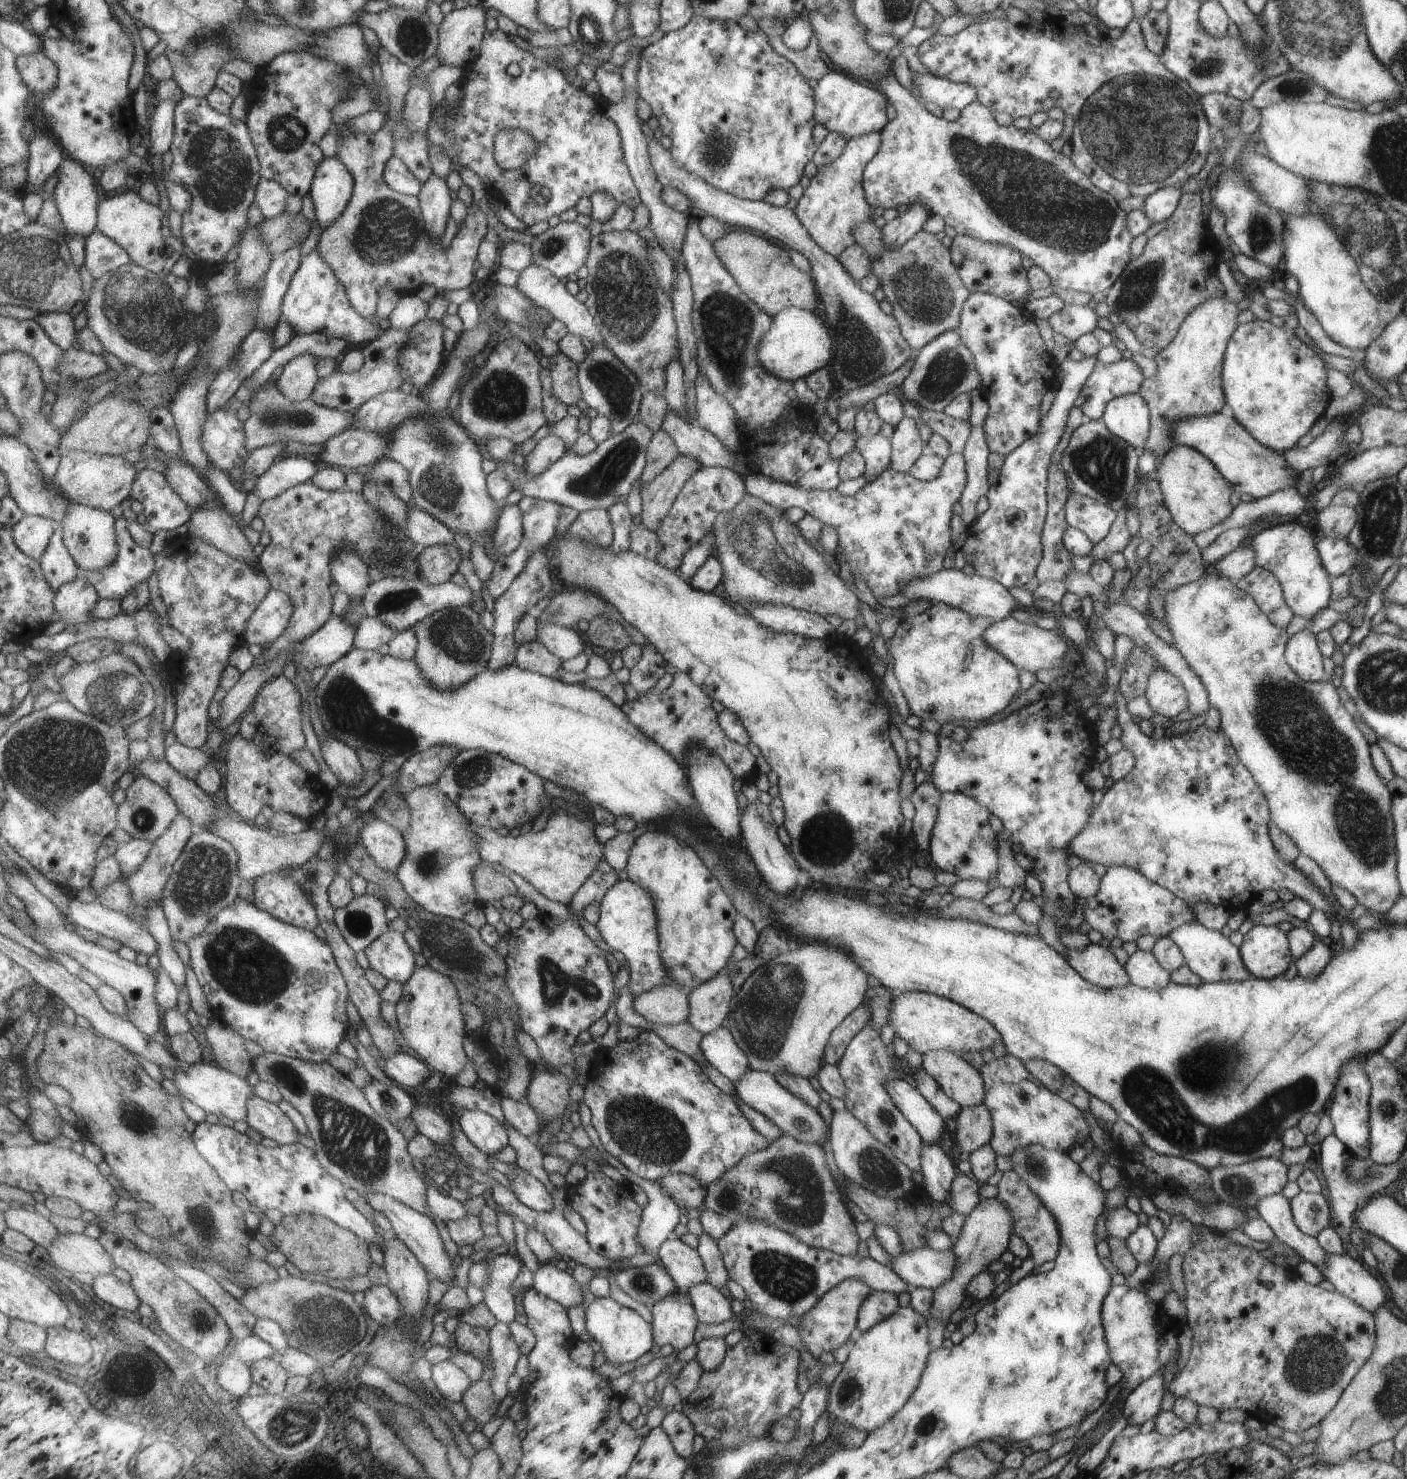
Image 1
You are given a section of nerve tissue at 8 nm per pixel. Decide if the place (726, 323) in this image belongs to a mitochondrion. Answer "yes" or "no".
yes

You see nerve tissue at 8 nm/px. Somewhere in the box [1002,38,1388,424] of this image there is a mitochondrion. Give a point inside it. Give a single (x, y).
(1138, 129)

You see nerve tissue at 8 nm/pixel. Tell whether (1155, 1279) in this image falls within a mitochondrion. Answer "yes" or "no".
yes

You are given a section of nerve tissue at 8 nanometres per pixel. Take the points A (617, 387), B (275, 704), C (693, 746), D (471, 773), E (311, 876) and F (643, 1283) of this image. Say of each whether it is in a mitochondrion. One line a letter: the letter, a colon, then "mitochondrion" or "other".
A: mitochondrion
B: other
C: other
D: mitochondrion
E: other
F: mitochondrion

